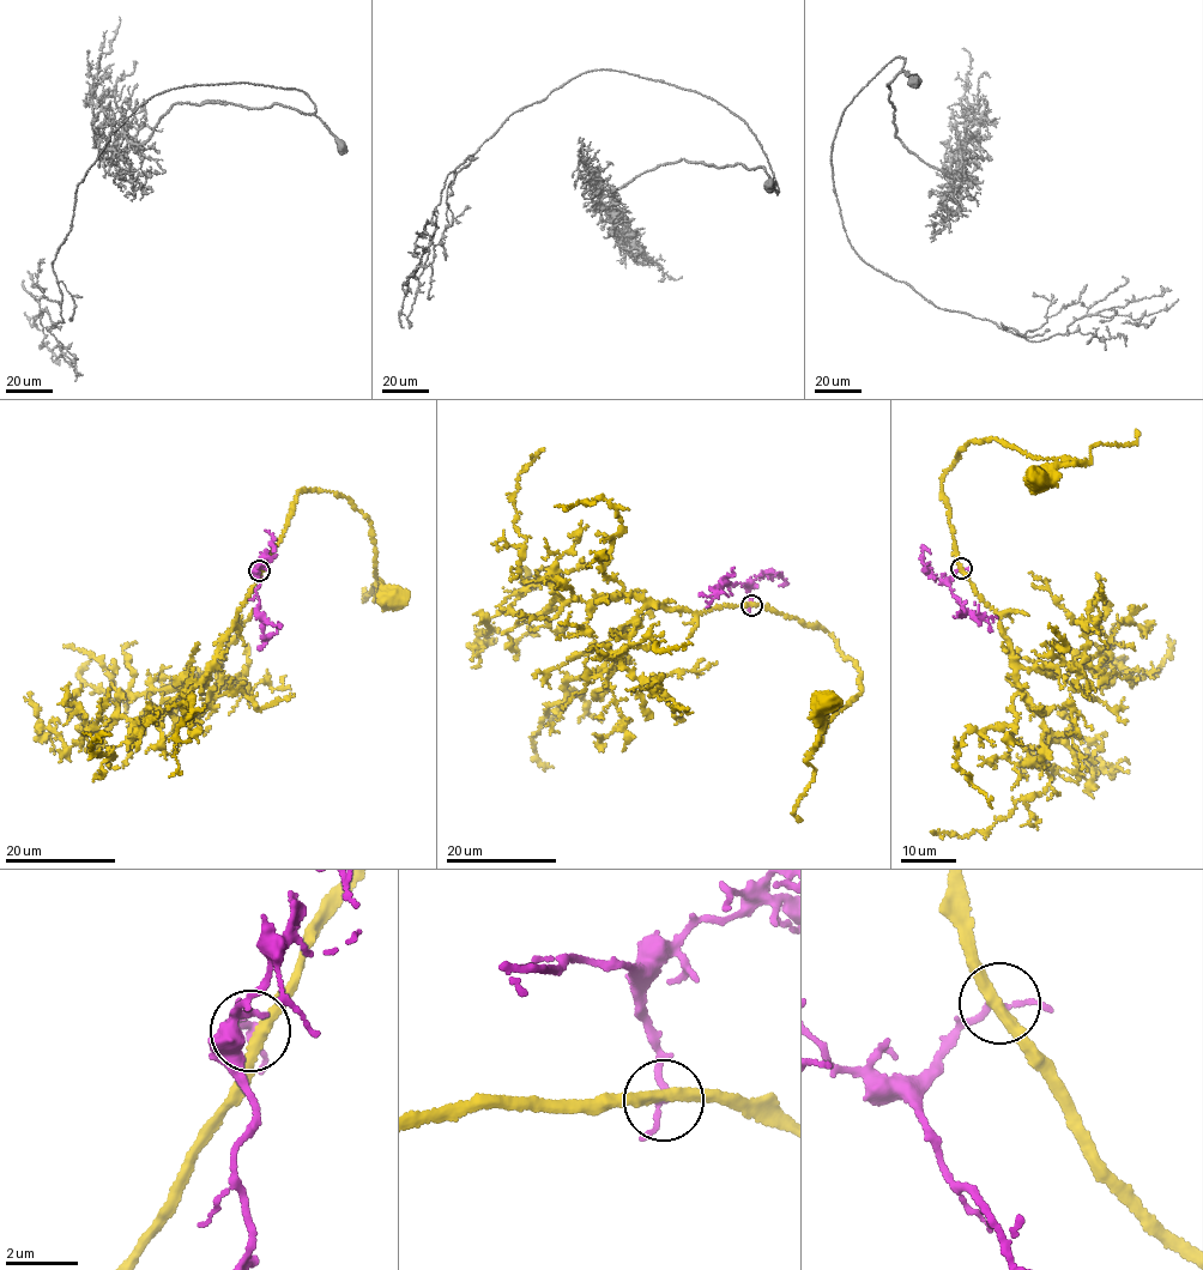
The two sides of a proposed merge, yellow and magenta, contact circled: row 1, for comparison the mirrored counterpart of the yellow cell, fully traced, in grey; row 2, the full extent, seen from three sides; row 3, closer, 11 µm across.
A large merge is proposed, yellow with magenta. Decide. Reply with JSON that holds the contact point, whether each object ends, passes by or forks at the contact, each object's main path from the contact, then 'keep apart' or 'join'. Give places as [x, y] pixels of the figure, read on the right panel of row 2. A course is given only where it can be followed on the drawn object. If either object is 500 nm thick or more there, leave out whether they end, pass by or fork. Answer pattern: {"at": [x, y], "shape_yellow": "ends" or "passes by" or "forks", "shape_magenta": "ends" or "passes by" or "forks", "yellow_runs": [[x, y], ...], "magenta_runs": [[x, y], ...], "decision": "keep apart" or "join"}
{"at": [961, 568], "shape_yellow": "passes by", "shape_magenta": "passes by", "yellow_runs": [[961, 569], [942, 490], [961, 449], [996, 437], [1038, 458], [1078, 461], [1035, 479]], "magenta_runs": [[961, 568], [951, 578], [949, 588], [962, 609], [979, 622], [975, 603]], "decision": "keep apart"}

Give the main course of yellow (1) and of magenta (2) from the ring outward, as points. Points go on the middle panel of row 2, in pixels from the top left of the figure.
1: (751, 604), (822, 628), (860, 673), (860, 694), (832, 719), (821, 744), (812, 750), (827, 701)
2: (751, 604), (743, 584), (725, 582), (712, 588), (731, 594)

